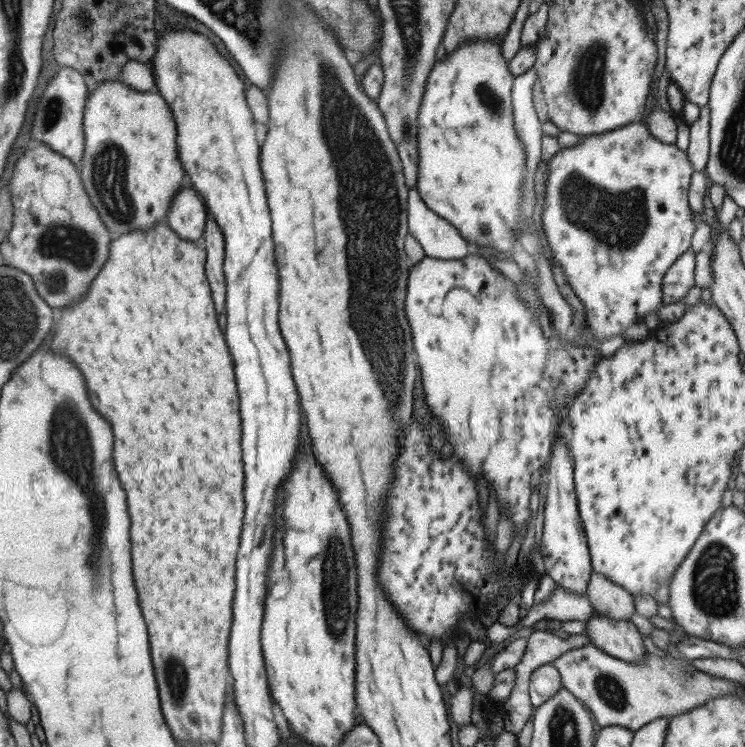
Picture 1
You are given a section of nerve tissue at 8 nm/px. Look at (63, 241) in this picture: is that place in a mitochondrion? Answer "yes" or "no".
yes

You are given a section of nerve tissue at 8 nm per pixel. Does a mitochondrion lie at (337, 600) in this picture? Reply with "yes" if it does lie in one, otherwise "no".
yes

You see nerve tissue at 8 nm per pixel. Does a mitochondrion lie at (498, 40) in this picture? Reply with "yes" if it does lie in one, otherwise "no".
no

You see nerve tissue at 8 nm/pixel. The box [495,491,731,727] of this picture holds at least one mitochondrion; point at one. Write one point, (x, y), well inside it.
(609, 689)

